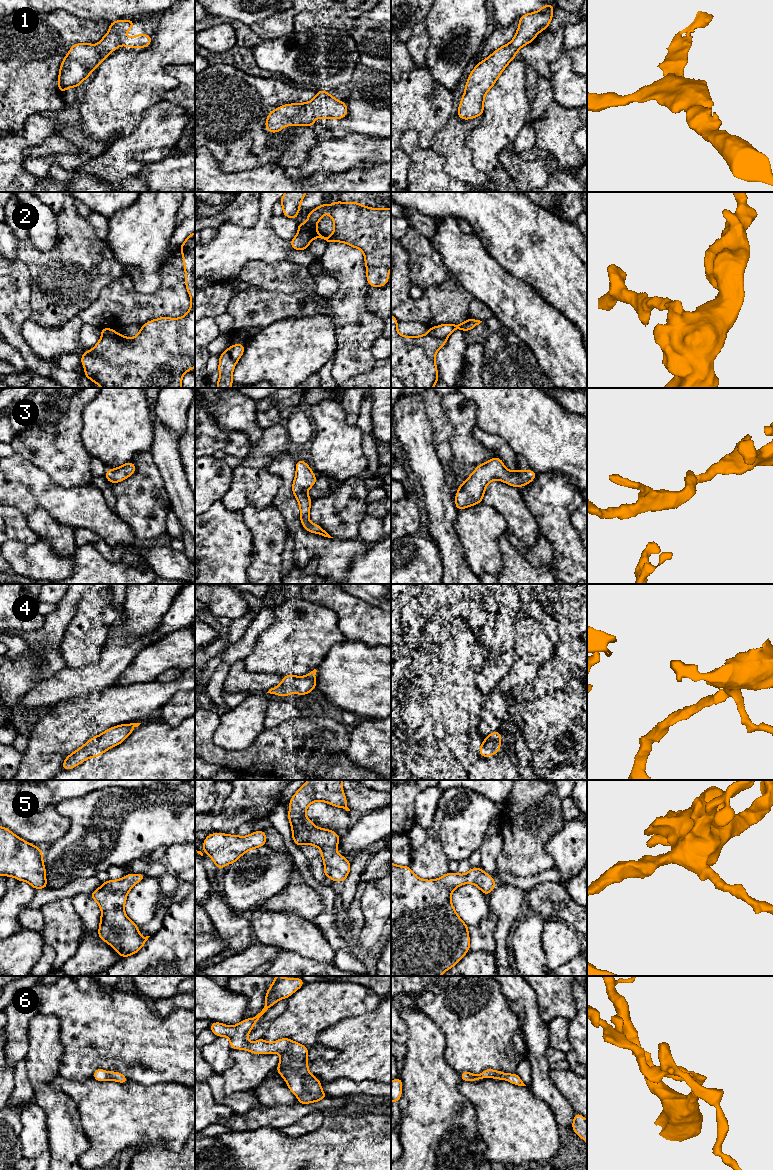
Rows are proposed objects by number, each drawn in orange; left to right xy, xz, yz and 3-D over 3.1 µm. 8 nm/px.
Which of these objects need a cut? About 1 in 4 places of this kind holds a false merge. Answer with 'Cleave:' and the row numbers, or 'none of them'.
Cleave: 2

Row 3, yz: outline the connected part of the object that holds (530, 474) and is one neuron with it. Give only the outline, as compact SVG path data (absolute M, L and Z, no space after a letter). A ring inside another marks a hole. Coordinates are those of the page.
M494 457L476 467L473 473L459 485L455 496L455 506L457 511L482 503L486 486L492 480L502 482L520 488L532 482L537 473L531 468L524 472L520 469L508 471L502 459Z

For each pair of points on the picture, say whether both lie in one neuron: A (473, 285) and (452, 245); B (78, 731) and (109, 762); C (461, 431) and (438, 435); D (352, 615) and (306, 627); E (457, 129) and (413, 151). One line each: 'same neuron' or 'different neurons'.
A: same neuron
B: different neurons
C: different neurons
D: different neurons
E: different neurons

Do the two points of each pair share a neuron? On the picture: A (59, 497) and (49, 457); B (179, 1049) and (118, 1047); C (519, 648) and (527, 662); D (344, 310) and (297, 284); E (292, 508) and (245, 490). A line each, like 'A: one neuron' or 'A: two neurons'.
A: two neurons
B: one neuron
C: two neurons
D: two neurons
E: two neurons

